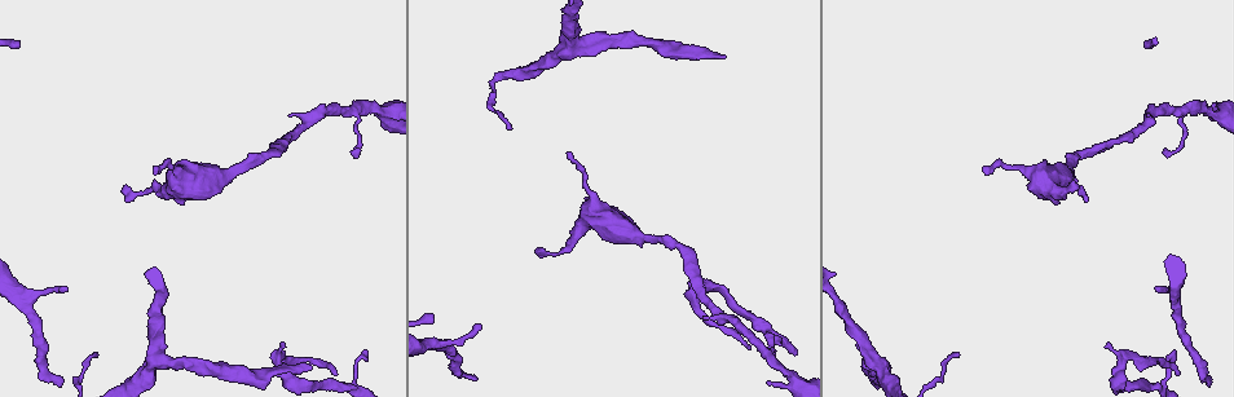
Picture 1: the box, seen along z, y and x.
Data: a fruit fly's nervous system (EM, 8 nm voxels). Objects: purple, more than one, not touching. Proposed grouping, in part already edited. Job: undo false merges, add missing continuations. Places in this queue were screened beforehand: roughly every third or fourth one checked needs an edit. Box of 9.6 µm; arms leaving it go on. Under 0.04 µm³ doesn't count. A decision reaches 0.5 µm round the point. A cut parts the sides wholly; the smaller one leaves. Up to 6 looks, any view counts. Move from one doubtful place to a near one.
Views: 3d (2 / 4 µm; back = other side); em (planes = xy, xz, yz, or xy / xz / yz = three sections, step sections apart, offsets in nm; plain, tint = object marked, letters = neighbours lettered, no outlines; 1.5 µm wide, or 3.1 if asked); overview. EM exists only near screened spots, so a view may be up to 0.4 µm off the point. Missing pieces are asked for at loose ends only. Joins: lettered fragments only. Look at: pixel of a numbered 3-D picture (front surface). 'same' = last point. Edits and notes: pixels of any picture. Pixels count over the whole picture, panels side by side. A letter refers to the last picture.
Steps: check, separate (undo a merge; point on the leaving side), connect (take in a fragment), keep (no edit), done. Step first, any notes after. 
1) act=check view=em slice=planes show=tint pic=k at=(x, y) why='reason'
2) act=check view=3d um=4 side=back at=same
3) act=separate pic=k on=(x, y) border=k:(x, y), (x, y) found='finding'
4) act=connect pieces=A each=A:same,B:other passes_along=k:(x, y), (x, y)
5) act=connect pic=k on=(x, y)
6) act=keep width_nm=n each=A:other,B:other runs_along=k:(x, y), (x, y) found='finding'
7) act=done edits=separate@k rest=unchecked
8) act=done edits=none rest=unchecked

act=check view=3d um=4 pic=1 at=(310, 366) why='long arm stops here'

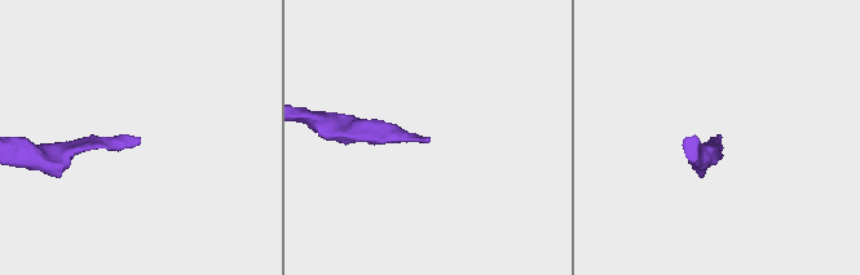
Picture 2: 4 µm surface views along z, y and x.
act=check view=em slice=xy step=8 show=letters pic=2 at=(140, 138) why='need the tissue'

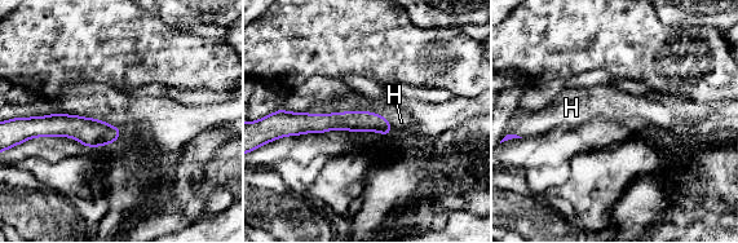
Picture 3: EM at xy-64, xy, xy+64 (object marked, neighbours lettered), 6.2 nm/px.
act=check view=em slice=yz step=8 show=letters at=same

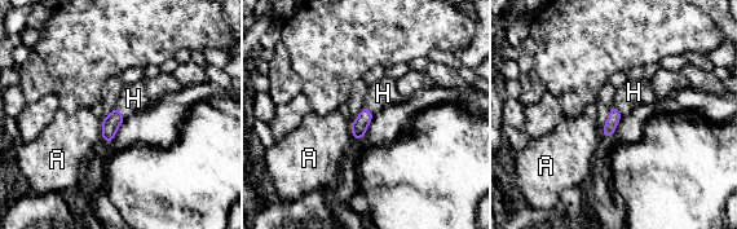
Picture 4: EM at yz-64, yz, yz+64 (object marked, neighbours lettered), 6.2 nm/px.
act=connect pieces=H each=A:other,H:same passes_along=4:(110, 124), (120, 111), (133, 98) found='the neuron continues'

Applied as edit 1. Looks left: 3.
act=check view=overview why='see it whole again'

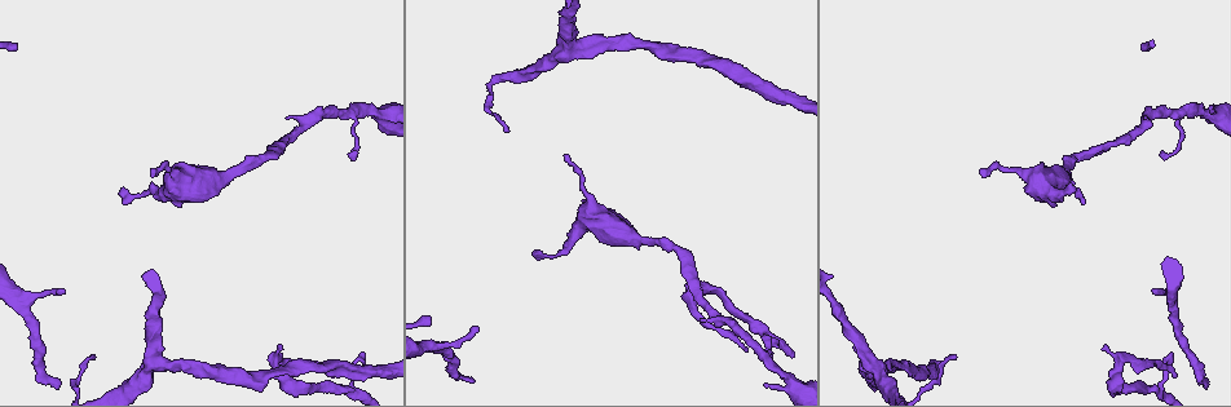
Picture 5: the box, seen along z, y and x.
act=check view=3d um=2 pic=5 at=(1105, 346) why='branch stops here'

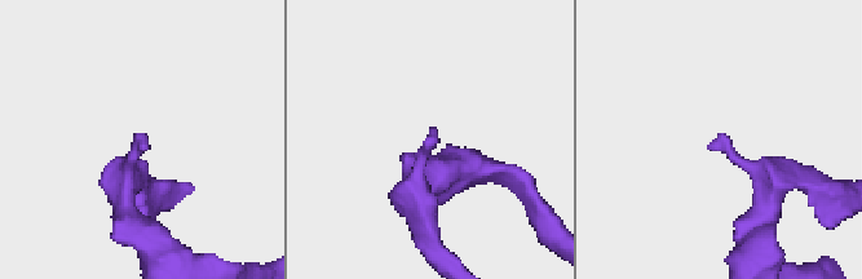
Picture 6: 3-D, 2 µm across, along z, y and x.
act=check view=em slice=planes show=letters pic=6 at=(433, 131)

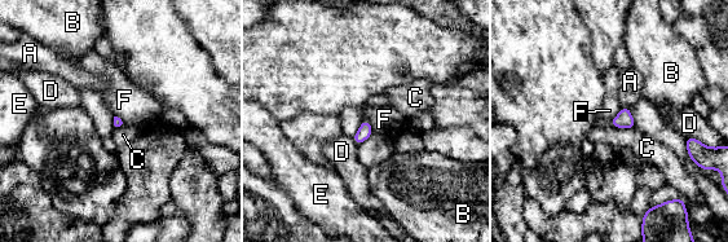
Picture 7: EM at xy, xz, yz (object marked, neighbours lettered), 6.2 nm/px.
act=keep each=A:other,B:other,C:other,D:other,E:other,F:other border=7:(623, 106), (608, 122) found='none of them fits'

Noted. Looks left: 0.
act=done edits=connect@4 rest=unchecked

